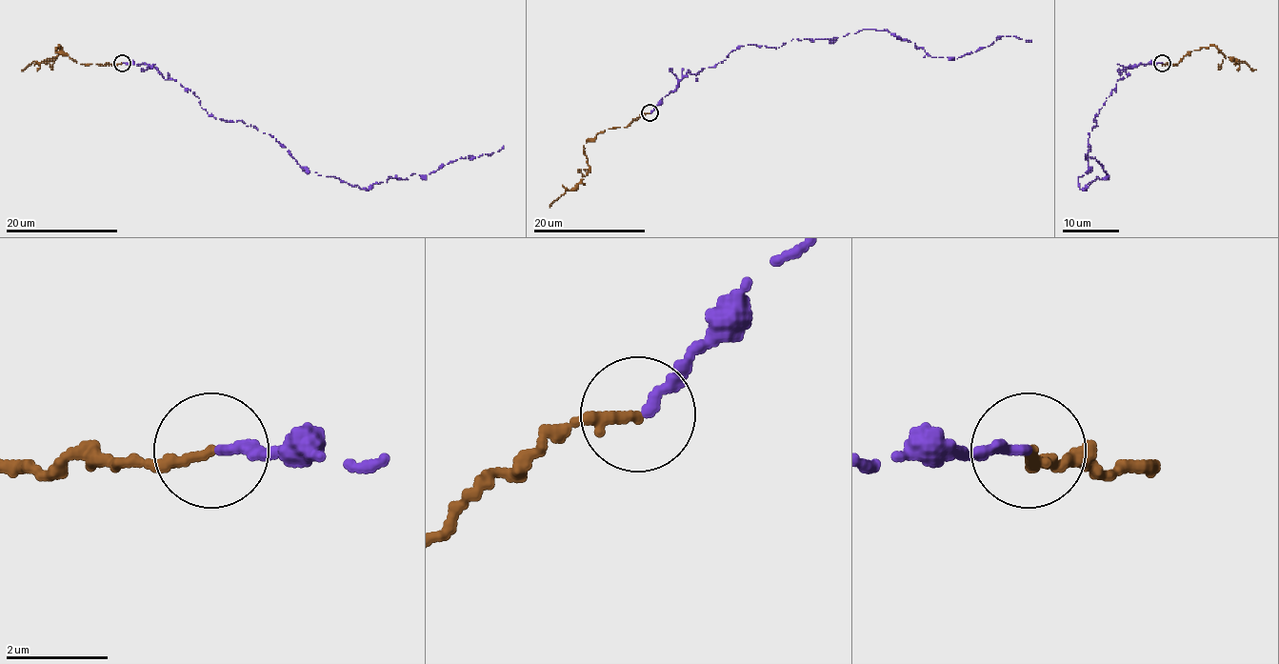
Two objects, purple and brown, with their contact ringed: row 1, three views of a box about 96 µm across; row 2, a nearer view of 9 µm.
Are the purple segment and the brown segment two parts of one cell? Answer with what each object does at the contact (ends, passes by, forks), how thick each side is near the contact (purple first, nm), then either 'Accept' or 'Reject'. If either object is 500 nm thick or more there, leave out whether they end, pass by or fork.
At the ring purple ends. At the ring brown ends. Thickness 220 nm (purple) against 220 nm. Accept

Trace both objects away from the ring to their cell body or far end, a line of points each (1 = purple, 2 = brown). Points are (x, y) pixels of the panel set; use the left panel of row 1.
1: (123, 63), (152, 66), (212, 116), (242, 120), (303, 168), (361, 189), (503, 146)
2: (121, 63), (81, 64), (55, 50), (59, 46), (61, 51), (54, 57), (41, 63), (34, 61), (22, 70)

